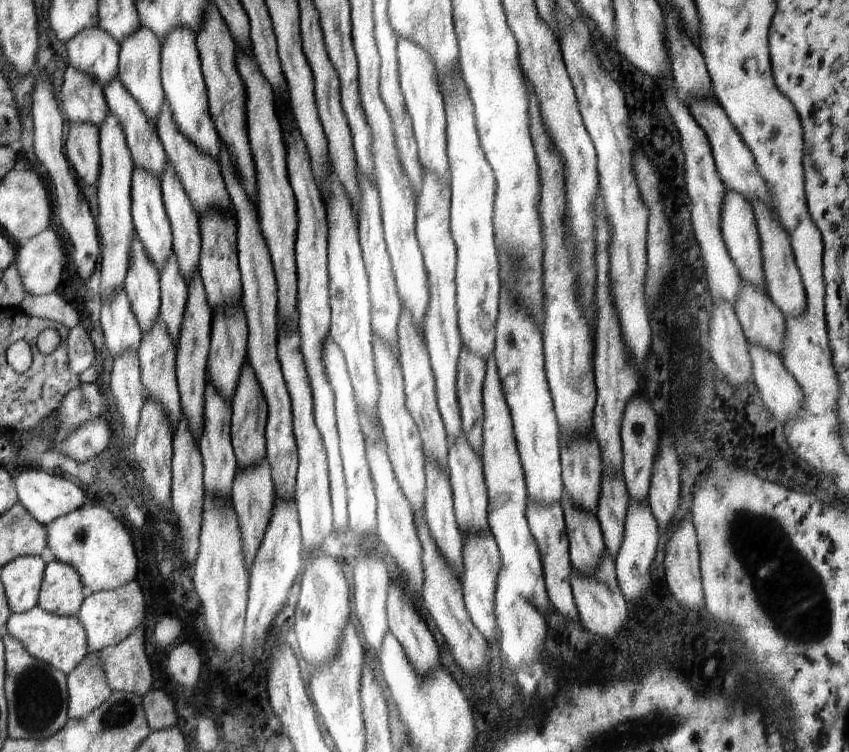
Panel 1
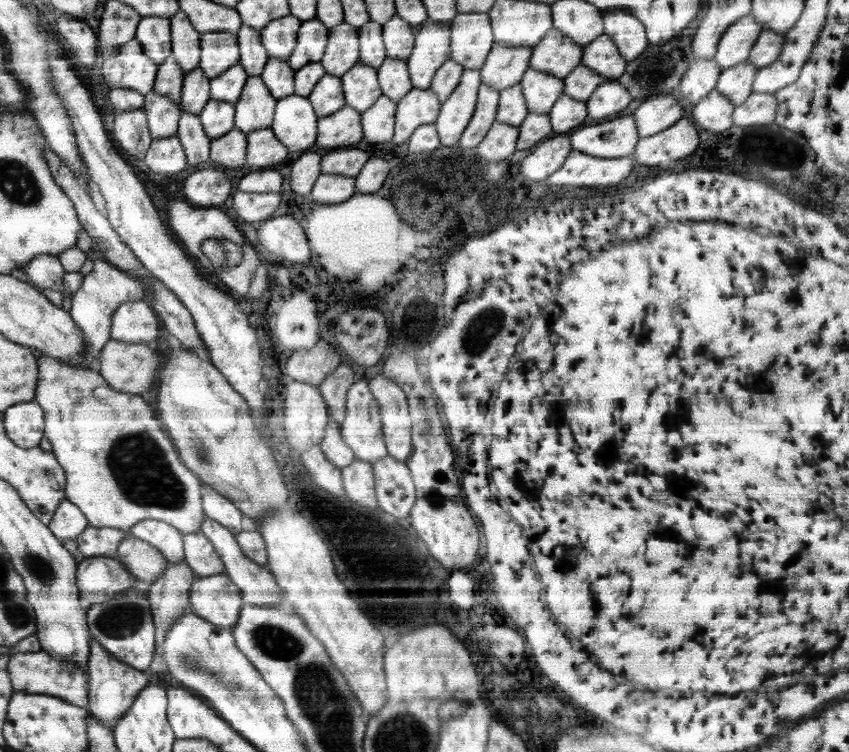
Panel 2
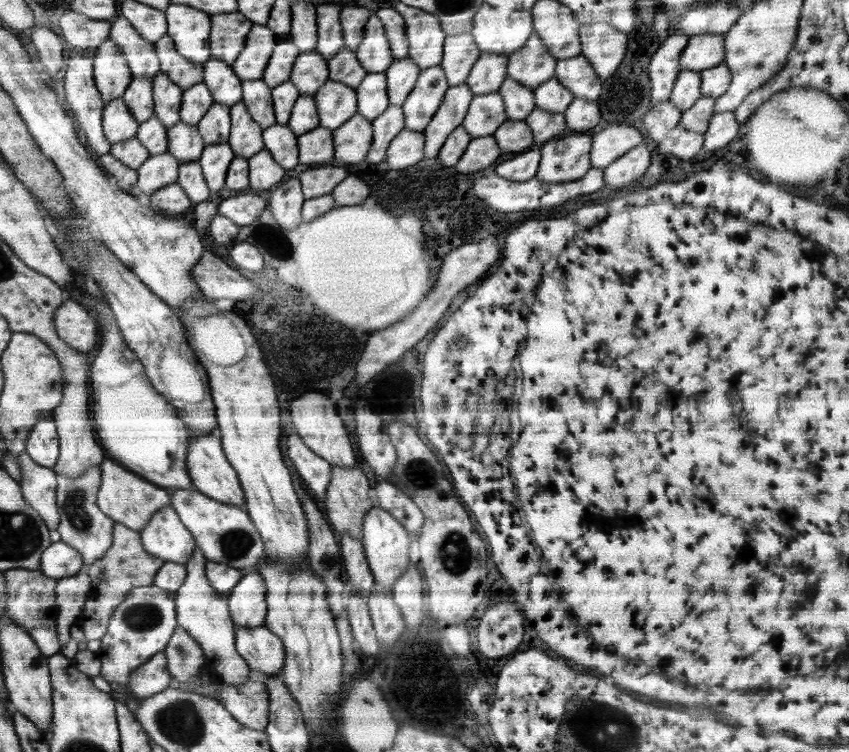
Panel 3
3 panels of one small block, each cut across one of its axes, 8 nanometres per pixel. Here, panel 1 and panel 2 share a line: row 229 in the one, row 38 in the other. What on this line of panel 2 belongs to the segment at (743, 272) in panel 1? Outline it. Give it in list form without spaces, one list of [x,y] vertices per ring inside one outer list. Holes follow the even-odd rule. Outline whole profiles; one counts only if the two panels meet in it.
[[[748,14],[724,31],[713,57],[722,71],[748,60],[762,30],[762,24]]]

